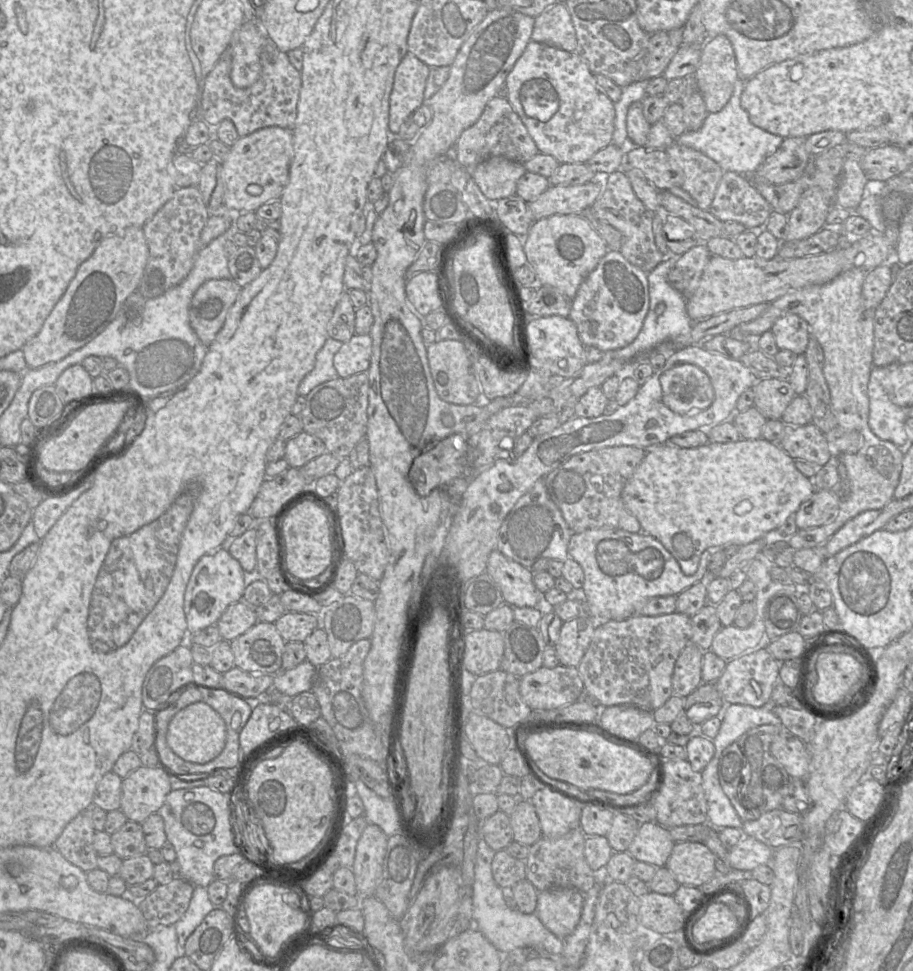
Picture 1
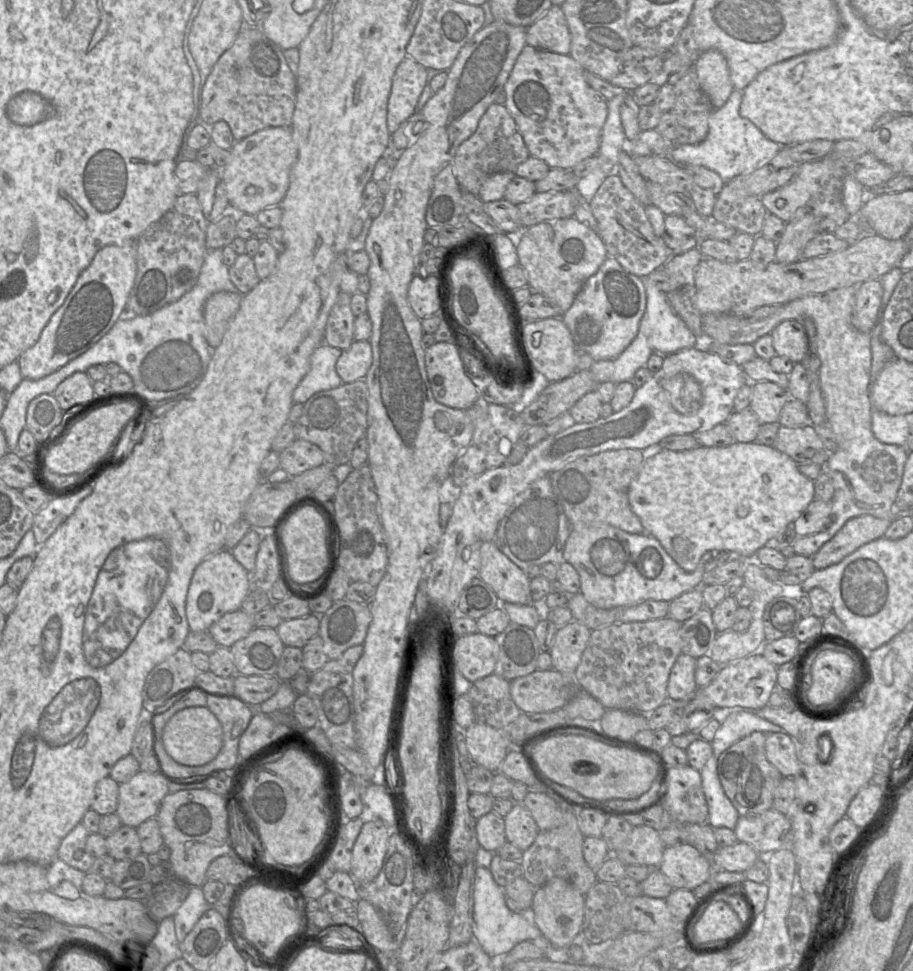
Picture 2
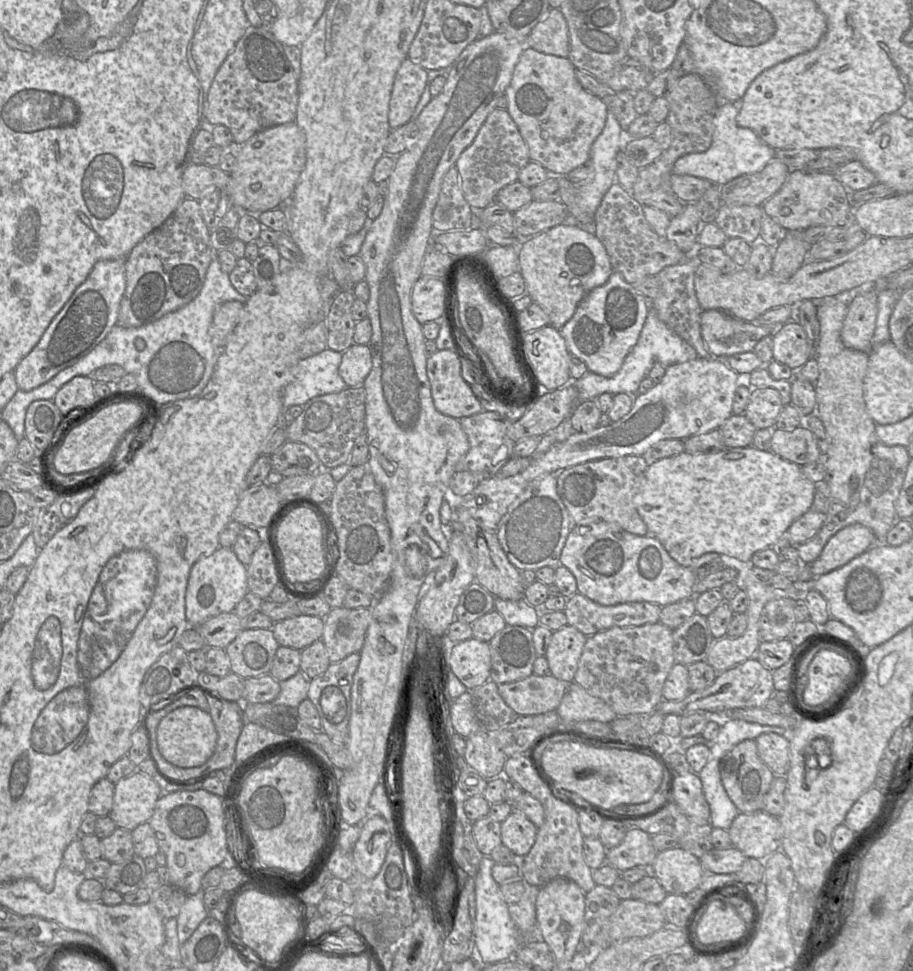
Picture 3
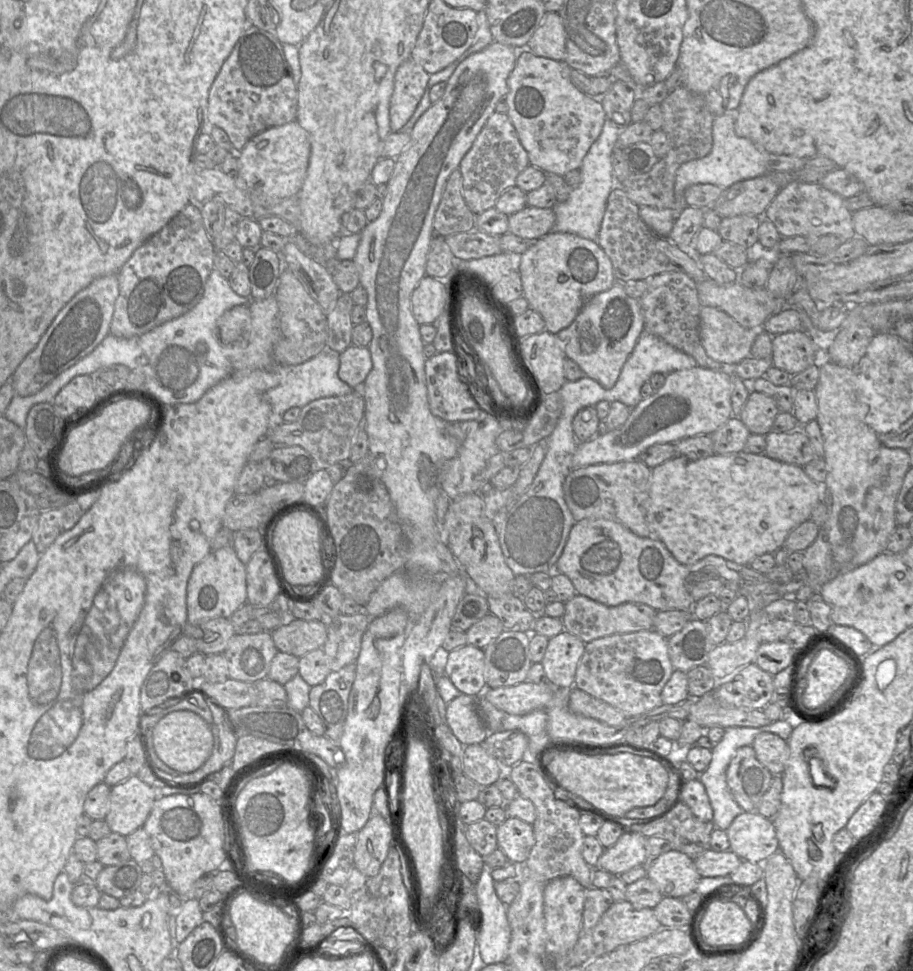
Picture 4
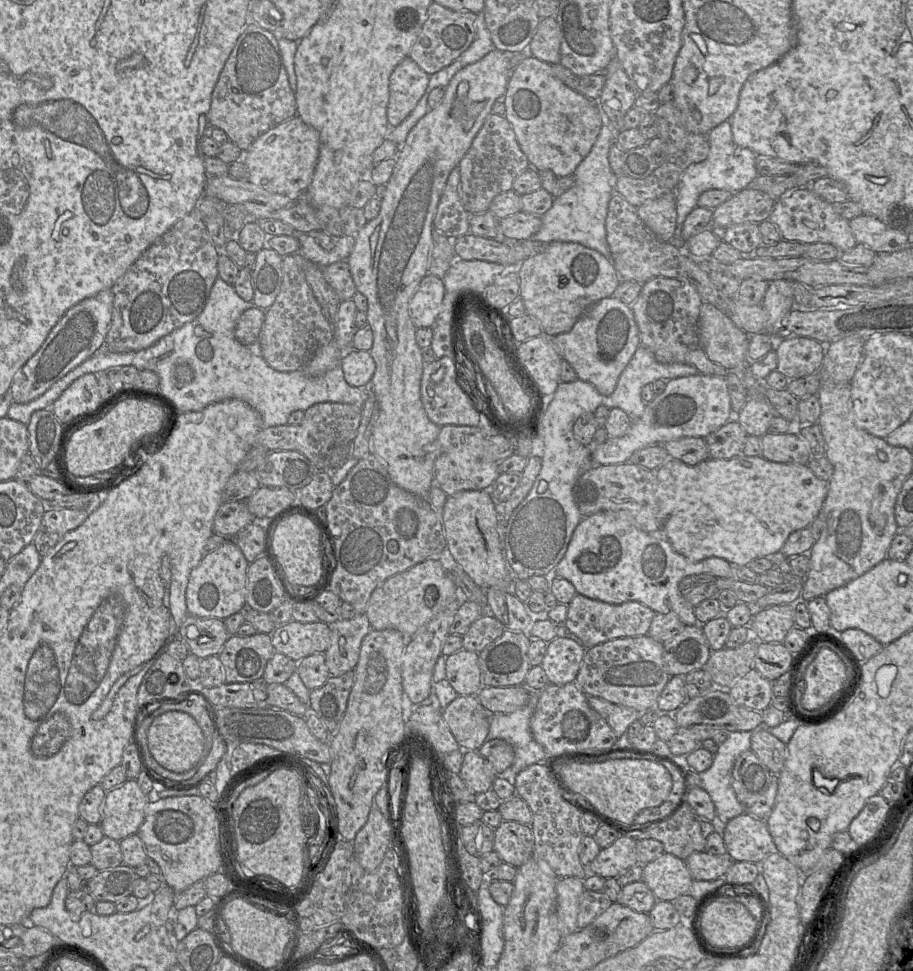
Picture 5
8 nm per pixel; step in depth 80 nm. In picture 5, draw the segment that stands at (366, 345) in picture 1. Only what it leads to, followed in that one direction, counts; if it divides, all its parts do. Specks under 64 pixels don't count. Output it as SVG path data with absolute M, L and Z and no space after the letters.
M349 349L342 351L340 364L346 382L355 387L368 388L376 365L369 351Z

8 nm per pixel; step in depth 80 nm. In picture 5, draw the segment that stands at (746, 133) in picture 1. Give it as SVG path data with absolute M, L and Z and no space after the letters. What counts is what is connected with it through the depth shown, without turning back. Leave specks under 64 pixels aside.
M729 119L710 131L708 141L710 151L707 158L702 162L690 165L684 171L676 188L677 224L669 243L678 249L686 243L681 236L683 223L688 214L697 207L698 198L703 192L710 189L722 189L733 194L746 188L758 176L757 155L749 148L741 147L734 142Z

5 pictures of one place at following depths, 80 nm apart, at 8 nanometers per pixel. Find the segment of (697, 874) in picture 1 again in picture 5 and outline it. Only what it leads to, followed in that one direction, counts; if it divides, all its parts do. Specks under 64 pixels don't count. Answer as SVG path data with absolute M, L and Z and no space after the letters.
M664 852L643 866L642 881L658 900L672 902L689 893L694 880L685 860Z

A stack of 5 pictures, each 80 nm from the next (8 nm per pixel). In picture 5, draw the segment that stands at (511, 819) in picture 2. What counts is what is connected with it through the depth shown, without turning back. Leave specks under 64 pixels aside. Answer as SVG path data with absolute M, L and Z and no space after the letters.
M502 821L494 830L495 851L502 862L519 868L533 857L534 835L530 825Z

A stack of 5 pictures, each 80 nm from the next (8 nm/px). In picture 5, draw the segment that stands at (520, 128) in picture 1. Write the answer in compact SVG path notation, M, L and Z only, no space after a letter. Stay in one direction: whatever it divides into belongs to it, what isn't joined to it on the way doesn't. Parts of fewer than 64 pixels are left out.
M490 114L459 163L460 197L470 215L489 211L492 200L512 189L514 180L529 167L514 130L505 116Z

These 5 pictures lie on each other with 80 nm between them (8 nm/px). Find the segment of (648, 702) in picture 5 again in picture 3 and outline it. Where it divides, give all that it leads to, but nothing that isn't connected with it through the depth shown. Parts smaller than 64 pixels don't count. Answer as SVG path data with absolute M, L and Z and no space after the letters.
M661 622L613 627L588 636L574 682L602 699L617 716L651 714L663 701L664 683L675 662L673 631Z

